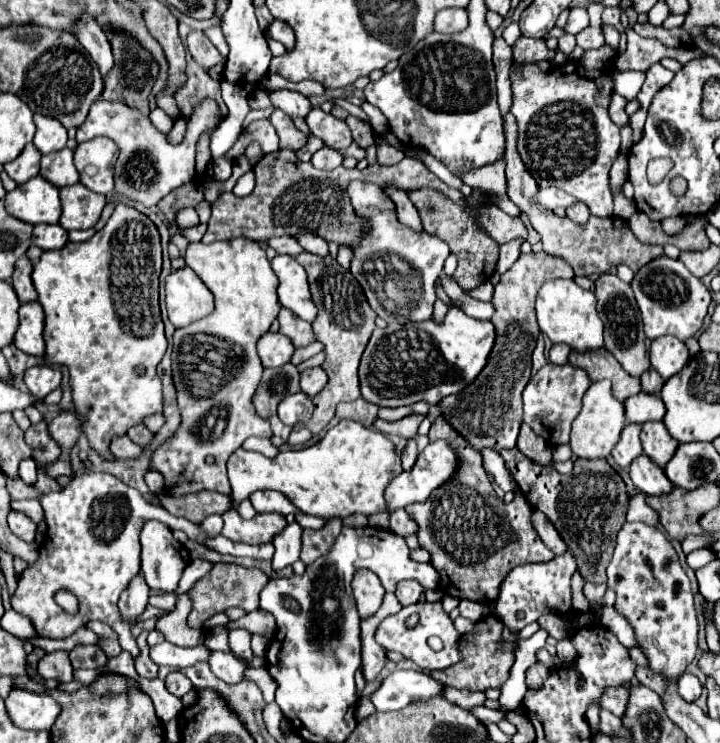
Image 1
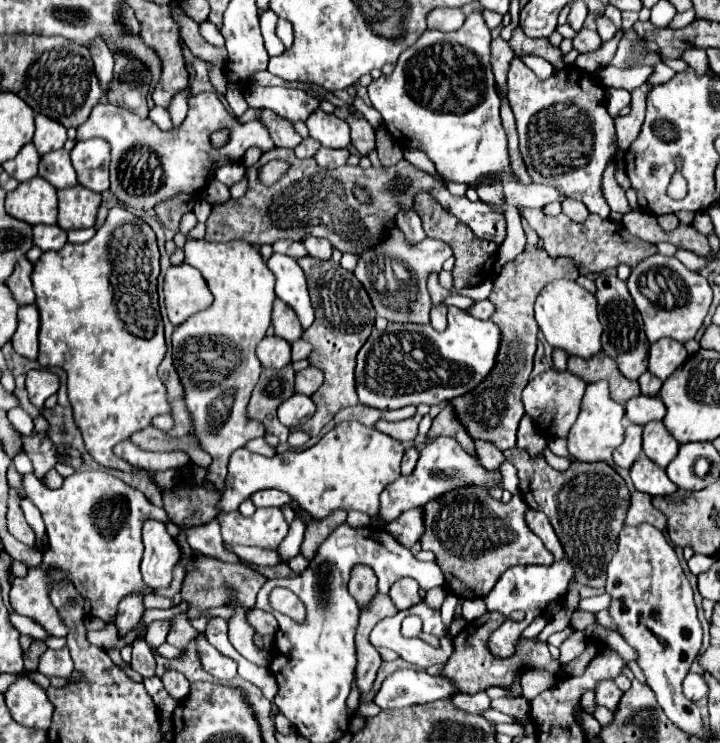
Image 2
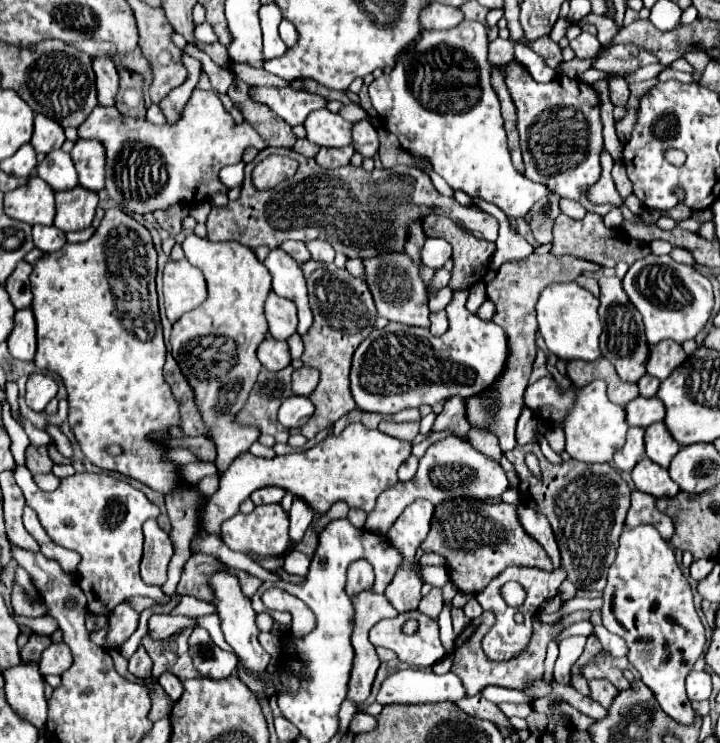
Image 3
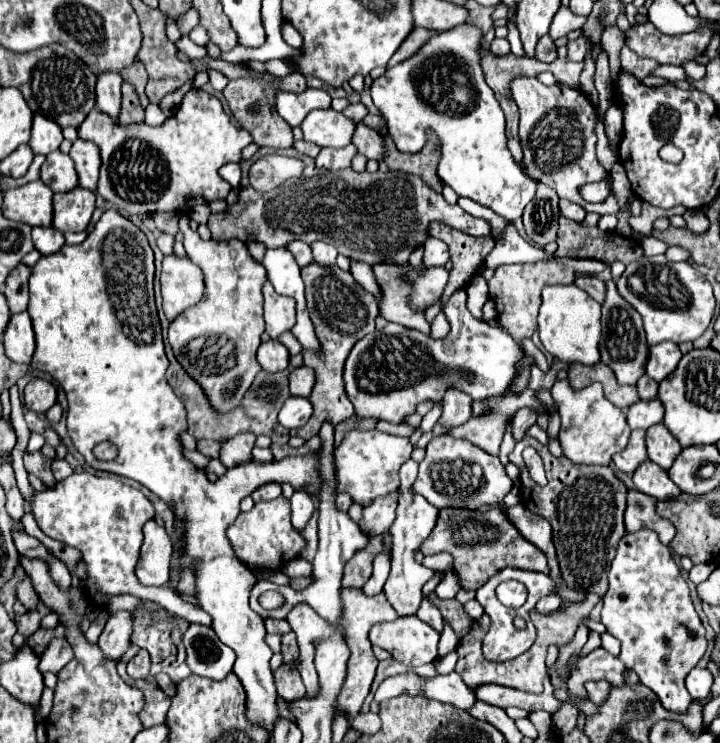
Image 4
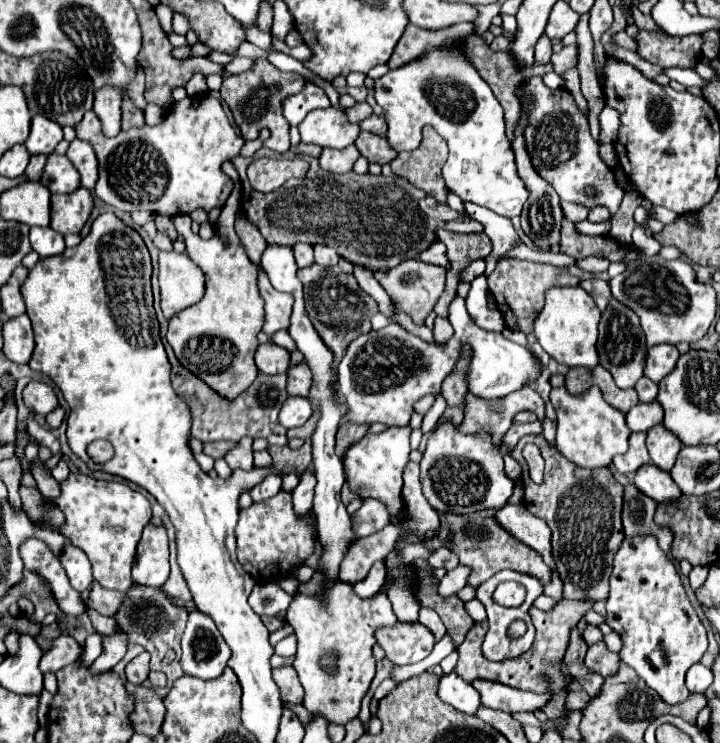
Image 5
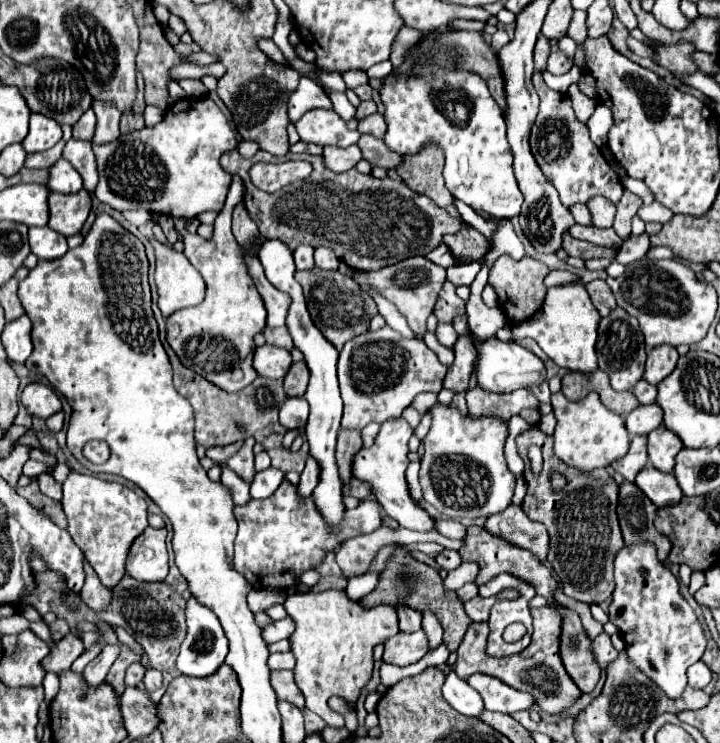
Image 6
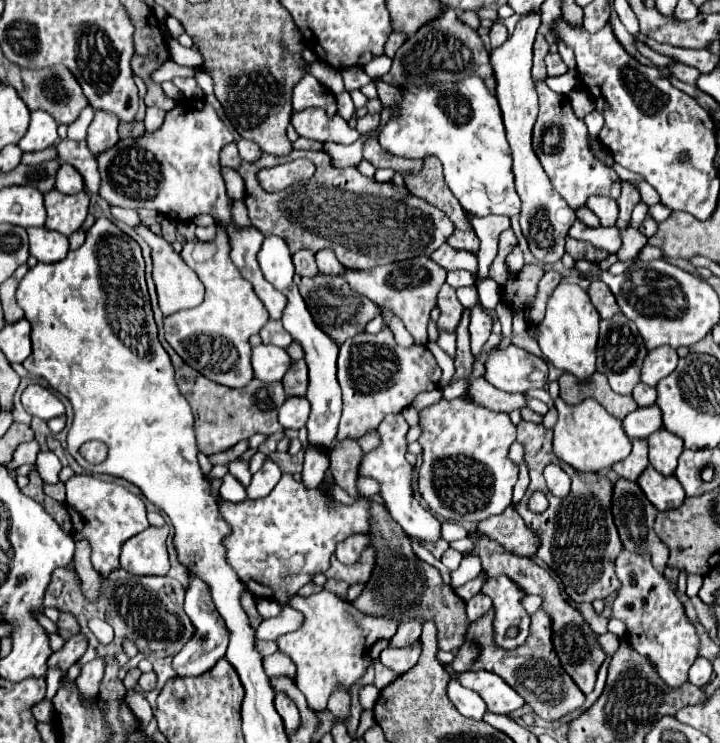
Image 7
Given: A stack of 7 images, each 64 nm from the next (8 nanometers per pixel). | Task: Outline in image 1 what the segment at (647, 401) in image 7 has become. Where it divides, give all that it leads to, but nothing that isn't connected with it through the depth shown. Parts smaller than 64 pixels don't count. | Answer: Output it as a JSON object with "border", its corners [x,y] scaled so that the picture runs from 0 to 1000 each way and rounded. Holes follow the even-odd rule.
{"border":[[[908,495],[897,498],[897,501],[889,506],[889,511],[892,511],[892,525],[894,525],[894,528],[900,528],[900,530],[917,530],[922,511],[917,509],[917,503],[914,503]]]}

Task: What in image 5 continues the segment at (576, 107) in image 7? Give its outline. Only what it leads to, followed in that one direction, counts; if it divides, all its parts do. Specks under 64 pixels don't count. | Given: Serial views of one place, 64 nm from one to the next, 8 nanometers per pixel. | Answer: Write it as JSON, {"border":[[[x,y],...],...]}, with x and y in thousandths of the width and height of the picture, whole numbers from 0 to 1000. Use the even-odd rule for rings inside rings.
{"border":[[[797,89],[794,93],[789,94],[789,97],[783,97],[781,105],[783,105],[786,120],[794,127],[801,143],[817,156],[817,140],[814,135],[811,135],[806,121],[806,106],[801,90]]]}

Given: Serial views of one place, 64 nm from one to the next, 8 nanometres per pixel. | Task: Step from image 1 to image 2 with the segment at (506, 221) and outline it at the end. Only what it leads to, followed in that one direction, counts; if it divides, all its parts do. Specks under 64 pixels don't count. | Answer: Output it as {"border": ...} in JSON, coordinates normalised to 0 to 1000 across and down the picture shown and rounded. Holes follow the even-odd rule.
{"border":[[[381,199],[367,205],[361,221],[353,223],[353,234],[347,240],[347,258],[331,269],[319,266],[311,275],[294,277],[294,288],[286,299],[286,318],[289,326],[319,326],[319,323],[342,323],[353,331],[381,328],[381,323],[403,320],[419,323],[425,318],[453,320],[458,328],[475,339],[506,339],[531,318],[531,301],[536,296],[547,296],[553,285],[553,275],[575,275],[575,264],[581,258],[597,258],[606,269],[631,291],[636,291],[644,301],[650,301],[661,318],[697,328],[703,320],[703,293],[700,288],[683,283],[672,272],[653,272],[647,264],[628,264],[622,253],[608,245],[603,237],[586,231],[583,226],[572,223],[567,215],[556,215],[553,221],[533,226],[533,223],[514,223],[511,229],[500,223],[472,223],[464,229],[442,226],[436,213],[414,215],[408,202]],[[389,213],[403,221],[400,231],[392,234],[386,245],[378,250],[367,250],[358,240],[361,226],[375,215]],[[503,248],[519,258],[519,275],[497,275],[489,261],[489,250]]]}

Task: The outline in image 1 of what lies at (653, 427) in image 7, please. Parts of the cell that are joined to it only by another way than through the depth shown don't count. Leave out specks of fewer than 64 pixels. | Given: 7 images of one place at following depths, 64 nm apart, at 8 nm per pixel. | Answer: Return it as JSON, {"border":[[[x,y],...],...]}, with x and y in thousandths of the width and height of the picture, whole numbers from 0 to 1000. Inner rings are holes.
{"border":[[[889,528],[883,533],[875,533],[872,538],[867,538],[867,549],[869,549],[872,568],[894,571],[900,565],[919,565],[922,563],[922,541],[911,530]]]}

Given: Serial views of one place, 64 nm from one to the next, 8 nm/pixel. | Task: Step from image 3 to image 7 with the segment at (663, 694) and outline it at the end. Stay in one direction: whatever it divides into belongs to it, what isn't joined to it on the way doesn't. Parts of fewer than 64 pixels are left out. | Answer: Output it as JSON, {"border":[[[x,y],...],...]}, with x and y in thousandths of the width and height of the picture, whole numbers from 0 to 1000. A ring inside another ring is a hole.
{"border":[[[864,740],[856,751],[856,775],[864,786],[850,813],[850,832],[869,840],[872,867],[906,891],[919,918],[936,929],[944,926],[956,915],[956,899],[969,886],[972,853],[964,837],[953,829],[936,789],[906,762],[900,743]]]}

